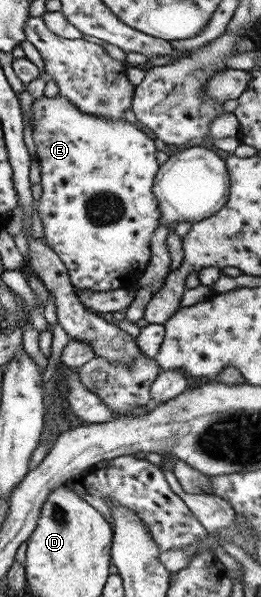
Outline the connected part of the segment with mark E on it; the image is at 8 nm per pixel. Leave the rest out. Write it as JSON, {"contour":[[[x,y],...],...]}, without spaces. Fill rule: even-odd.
{"contour":[[[59,94],[51,98],[42,96],[34,99],[30,107],[30,113],[31,135],[34,146],[36,146],[35,159],[40,166],[40,185],[42,187],[40,200],[38,201],[38,219],[42,223],[42,233],[44,233],[44,239],[46,239],[45,244],[60,258],[66,268],[70,283],[78,292],[108,292],[118,288],[130,288],[134,282],[137,282],[138,277],[149,262],[150,237],[158,227],[158,217],[160,217],[158,202],[151,190],[154,176],[159,167],[159,164],[155,161],[157,150],[154,147],[153,139],[147,136],[142,129],[140,130],[136,125],[132,125],[125,120],[108,121],[108,119],[102,119],[102,117],[96,117],[96,115],[80,113],[72,103],[68,103]]]}

